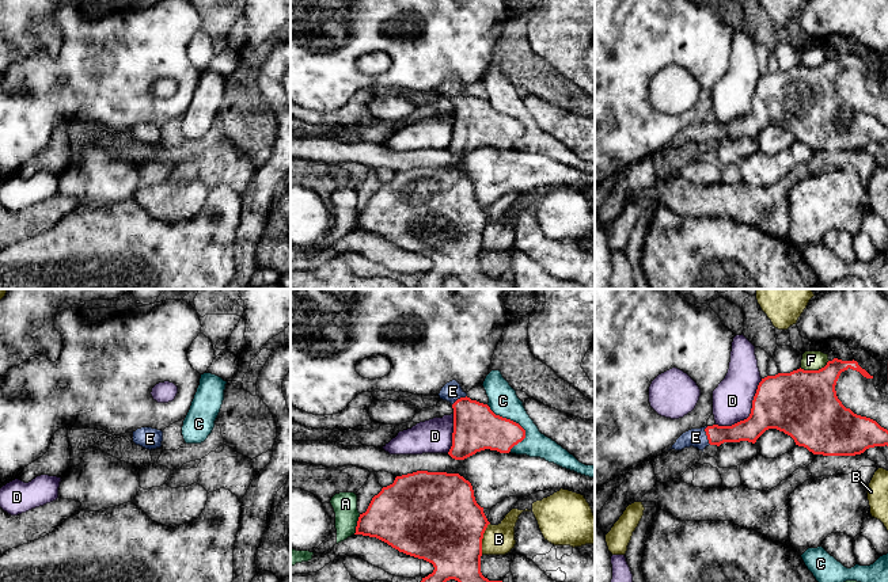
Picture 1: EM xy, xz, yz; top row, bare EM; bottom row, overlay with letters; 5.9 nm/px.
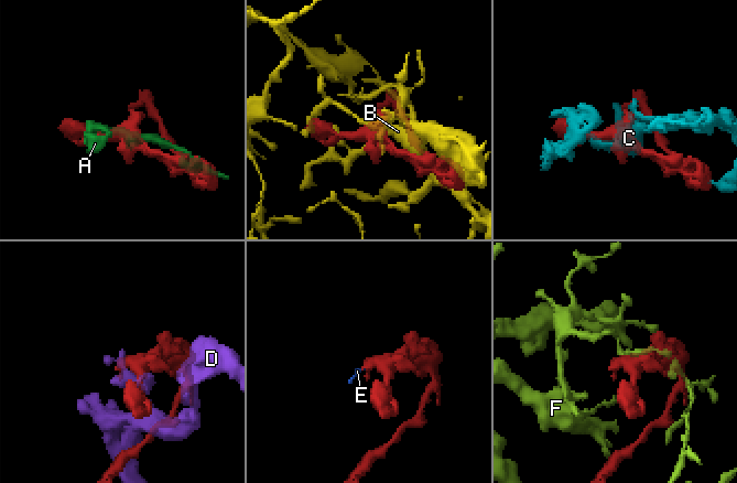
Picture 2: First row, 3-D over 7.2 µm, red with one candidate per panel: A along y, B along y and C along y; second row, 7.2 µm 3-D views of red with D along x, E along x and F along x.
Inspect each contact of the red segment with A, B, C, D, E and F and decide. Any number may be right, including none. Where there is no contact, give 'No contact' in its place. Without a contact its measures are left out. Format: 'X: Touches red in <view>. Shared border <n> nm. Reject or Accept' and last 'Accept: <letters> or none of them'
A: Touches red in xz. Shared border 130 nm. Reject
B: Touches red in xz. Shared border 200 nm. Reject
C: Touches red in xz. Shared border 320 nm. Reject
D: Touches red in yz. Shared border 400 nm. Reject
E: Touches red in yz. Shared border 110 nm. Accept
F: Touches red in yz. Shared border 180 nm. Reject
Accept: E

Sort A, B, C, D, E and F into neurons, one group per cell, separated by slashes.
A / B / C / D / E / F

